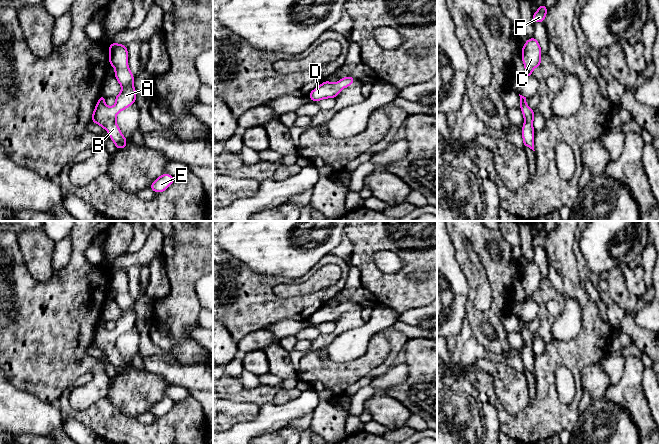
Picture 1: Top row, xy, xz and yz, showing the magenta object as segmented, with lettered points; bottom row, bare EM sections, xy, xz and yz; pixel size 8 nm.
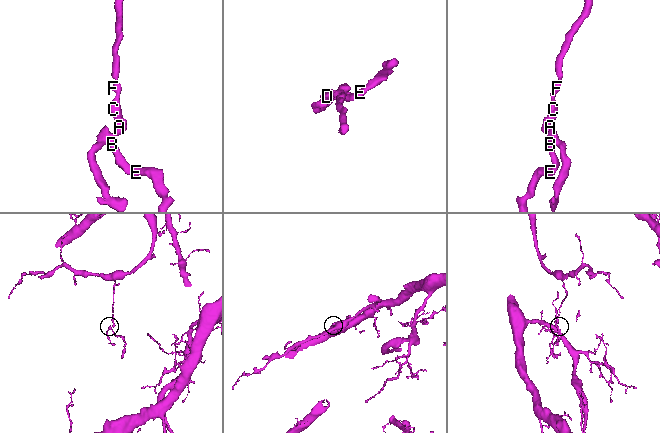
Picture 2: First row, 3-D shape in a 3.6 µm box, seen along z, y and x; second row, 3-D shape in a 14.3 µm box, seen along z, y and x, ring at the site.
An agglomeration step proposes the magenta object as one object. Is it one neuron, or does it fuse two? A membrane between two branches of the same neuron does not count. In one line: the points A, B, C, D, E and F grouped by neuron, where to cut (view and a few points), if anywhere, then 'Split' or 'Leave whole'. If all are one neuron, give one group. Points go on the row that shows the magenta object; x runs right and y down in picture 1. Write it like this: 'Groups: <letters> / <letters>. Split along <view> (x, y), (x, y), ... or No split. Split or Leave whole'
Groups: A B C D E F. No split. Leave whole

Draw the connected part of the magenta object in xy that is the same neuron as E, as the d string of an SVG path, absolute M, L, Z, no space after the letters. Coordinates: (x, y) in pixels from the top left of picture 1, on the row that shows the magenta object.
M164 173L150 185L150 189L157 193L161 193L167 190L174 180L175 178L173 176Z

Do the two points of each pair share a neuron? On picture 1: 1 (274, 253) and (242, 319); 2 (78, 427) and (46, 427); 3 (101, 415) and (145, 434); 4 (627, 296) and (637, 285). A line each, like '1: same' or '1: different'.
1: different
2: different
3: same
4: different

